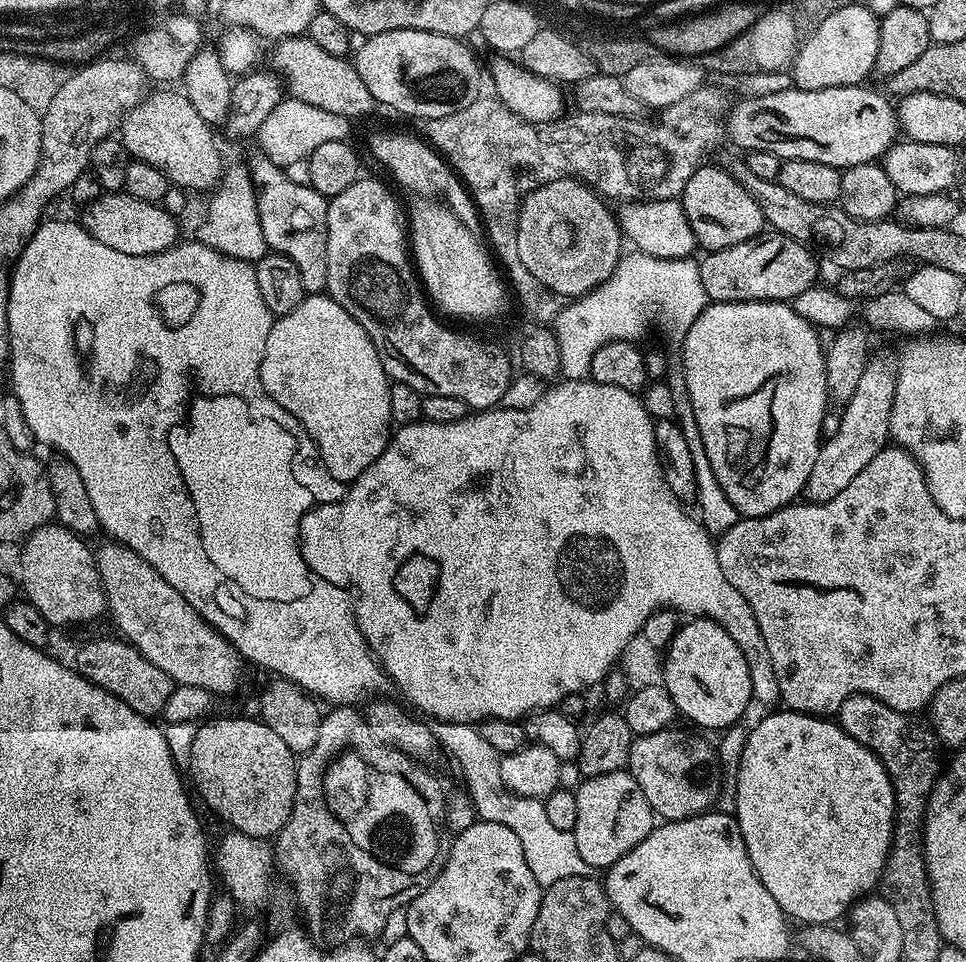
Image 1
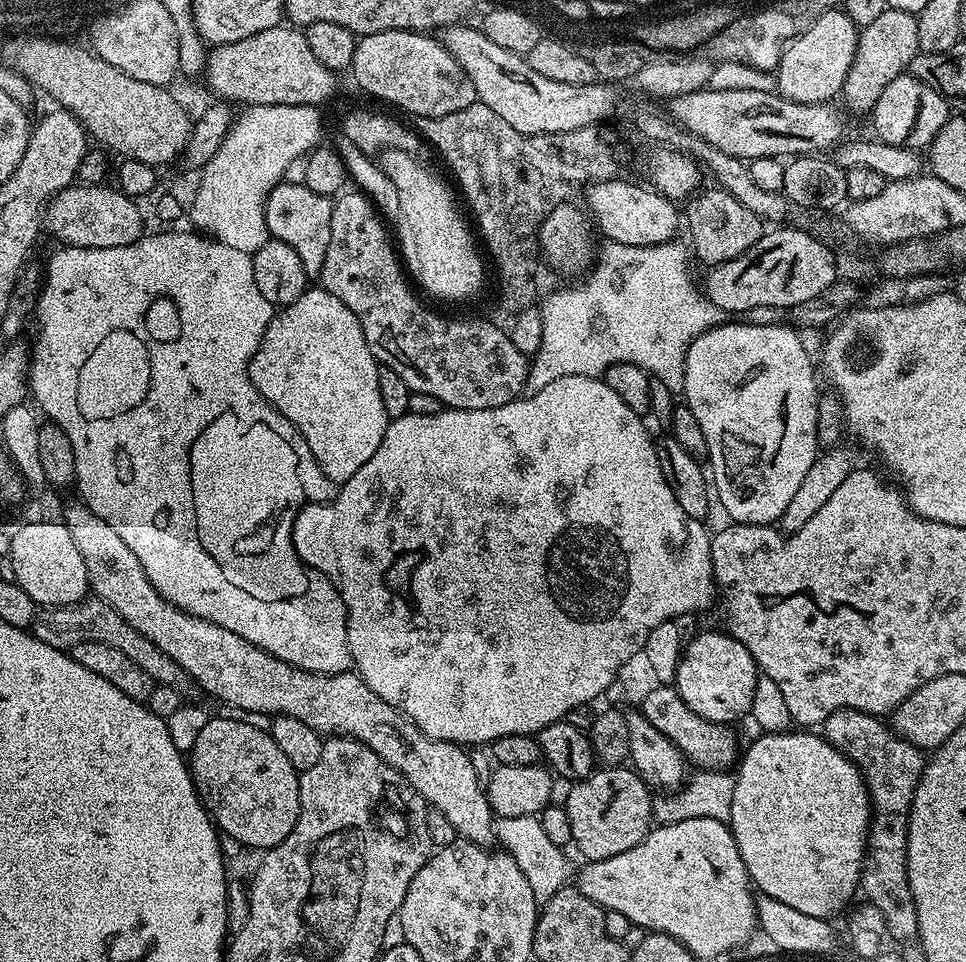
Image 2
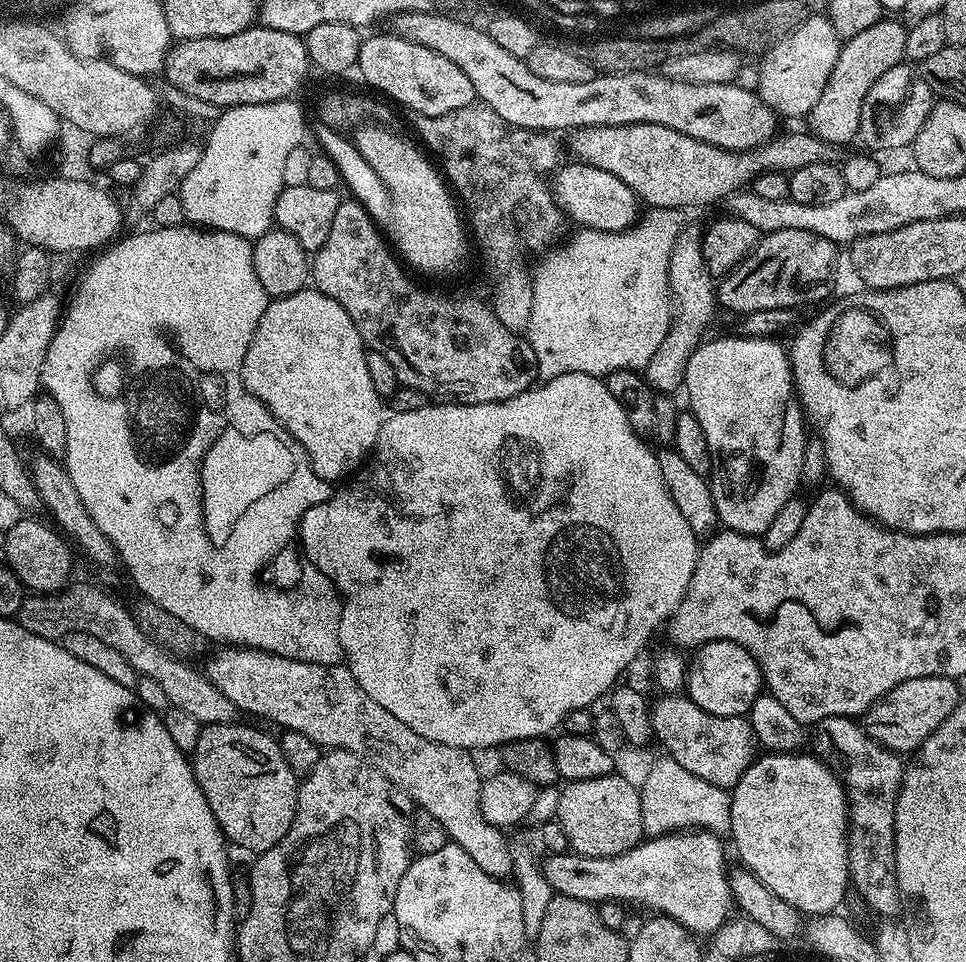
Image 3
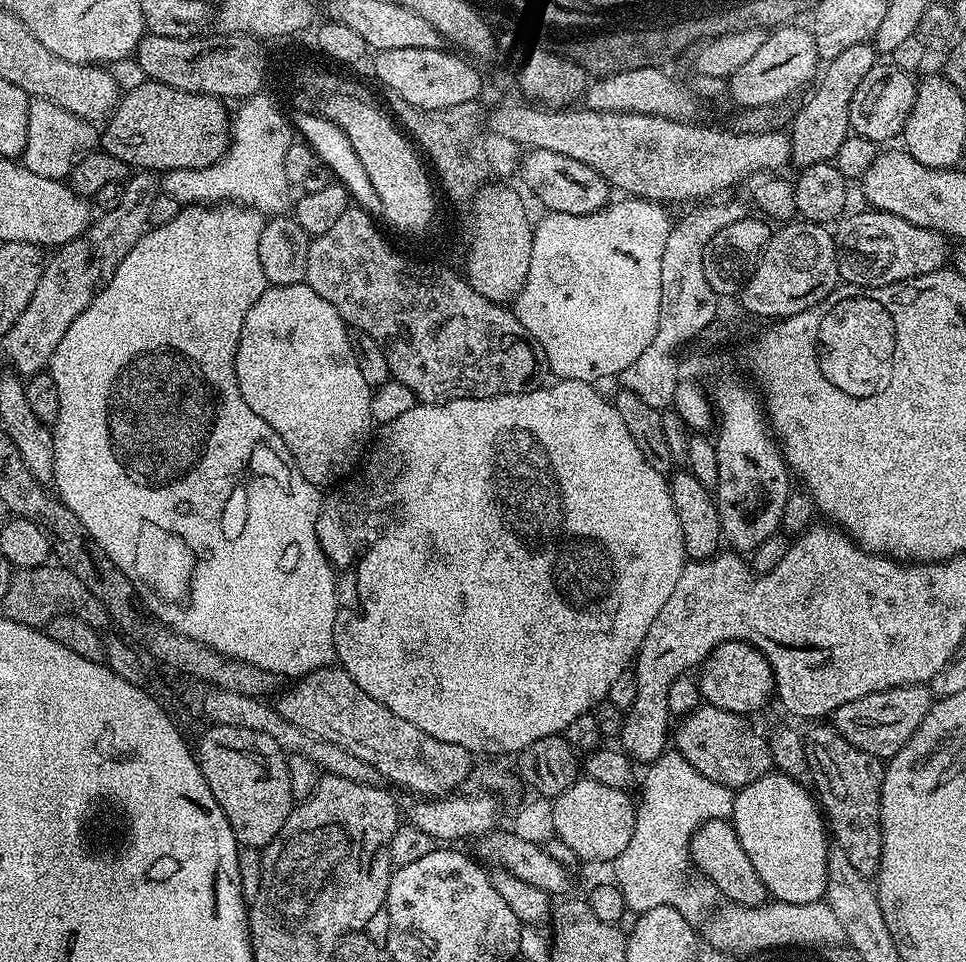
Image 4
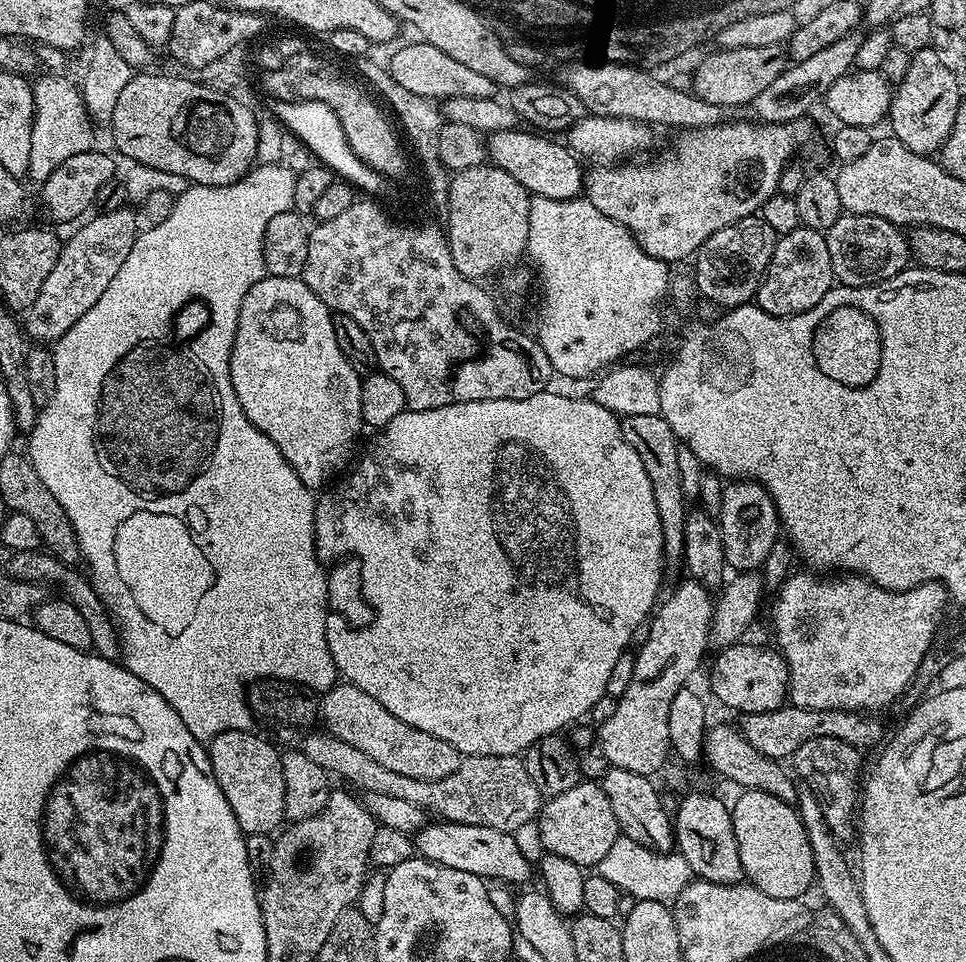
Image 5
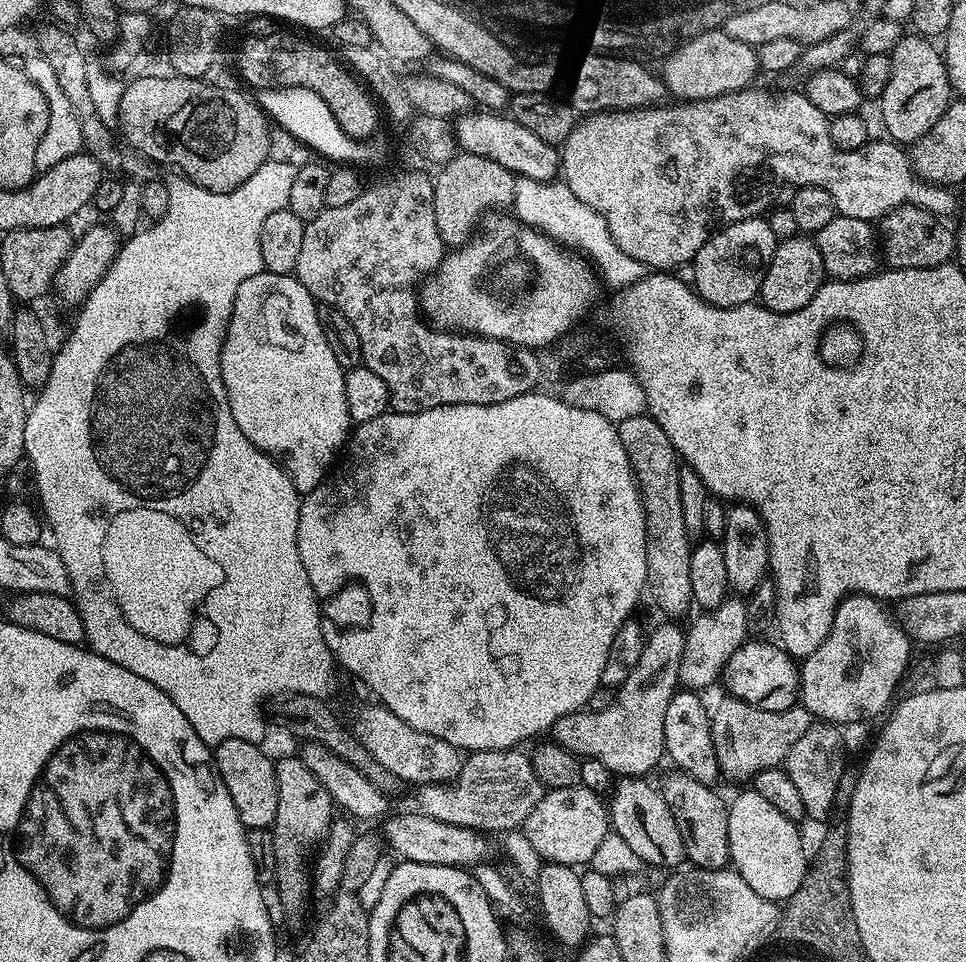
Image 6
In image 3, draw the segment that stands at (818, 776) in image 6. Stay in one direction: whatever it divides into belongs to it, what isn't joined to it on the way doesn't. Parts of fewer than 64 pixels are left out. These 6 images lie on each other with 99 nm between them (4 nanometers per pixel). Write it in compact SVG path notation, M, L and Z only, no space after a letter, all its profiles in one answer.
M831 716L818 721L810 732L810 748L816 759L821 760L840 781L844 798L848 802L848 879L851 887L854 892L856 888L857 894L877 912L877 917L895 917L899 908L901 911L902 901L896 885L894 806L904 777L905 761L897 753L874 742L850 716Z

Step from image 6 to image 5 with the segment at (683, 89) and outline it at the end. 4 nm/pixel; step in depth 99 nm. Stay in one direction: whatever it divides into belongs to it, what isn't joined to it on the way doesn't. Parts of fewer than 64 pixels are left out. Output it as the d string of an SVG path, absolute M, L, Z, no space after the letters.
M781 45L774 46L750 46L749 48L720 48L715 50L696 68L696 77L693 78L691 87L696 95L701 96L706 102L711 104L721 104L726 110L732 107L748 104L778 74L782 74L786 67L786 52Z

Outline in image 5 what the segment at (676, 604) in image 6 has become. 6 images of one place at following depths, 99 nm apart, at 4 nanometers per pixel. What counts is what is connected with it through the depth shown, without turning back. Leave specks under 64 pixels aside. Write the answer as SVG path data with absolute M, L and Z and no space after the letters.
M634 414L620 420L620 429L634 446L638 458L646 466L646 474L650 477L650 487L654 490L654 502L658 505L658 514L662 518L662 538L664 539L664 559L680 560L684 554L684 520L689 514L689 509L684 508L686 497L682 490L682 478L678 474L678 450L680 444L676 435L670 430L663 416L654 414Z

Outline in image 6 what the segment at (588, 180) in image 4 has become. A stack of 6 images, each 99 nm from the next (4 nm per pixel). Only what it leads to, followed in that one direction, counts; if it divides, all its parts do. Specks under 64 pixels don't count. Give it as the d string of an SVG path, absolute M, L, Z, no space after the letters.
M487 110L459 113L454 120L454 137L460 152L490 158L490 162L506 166L506 170L510 170L515 177L526 176L535 180L555 181L561 171L560 152L557 146L547 144L508 114Z

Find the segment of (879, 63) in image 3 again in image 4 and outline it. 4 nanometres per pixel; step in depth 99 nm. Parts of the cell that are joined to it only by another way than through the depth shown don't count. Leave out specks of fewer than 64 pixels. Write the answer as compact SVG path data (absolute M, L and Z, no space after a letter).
M867 43L850 46L825 65L817 83L818 88L799 110L793 122L792 119L790 122L791 163L796 164L797 169L801 170L810 165L827 163L835 159L842 142L850 135L849 106L853 100L854 90L861 85L862 79L877 60L875 49Z

